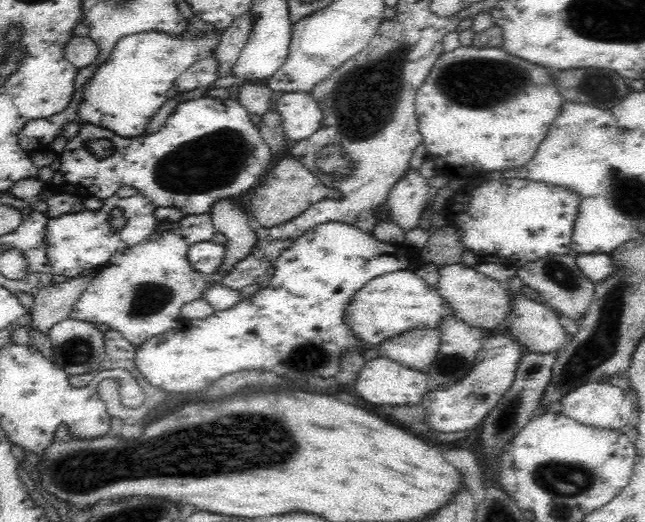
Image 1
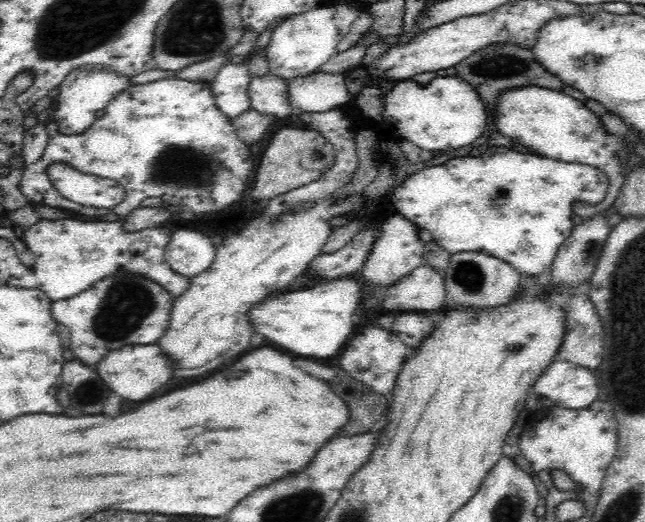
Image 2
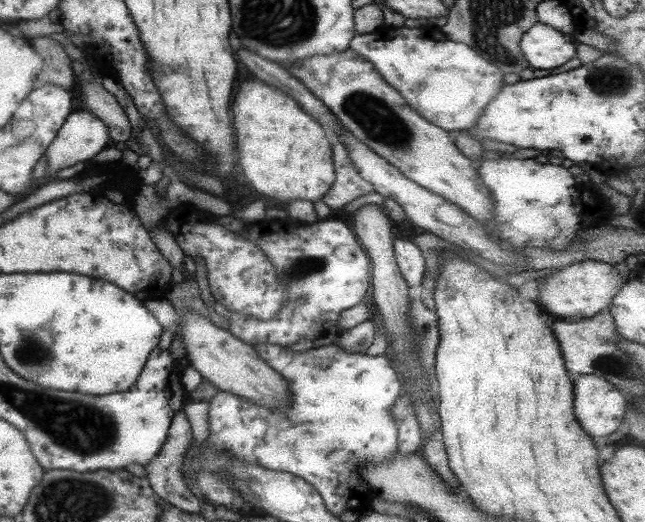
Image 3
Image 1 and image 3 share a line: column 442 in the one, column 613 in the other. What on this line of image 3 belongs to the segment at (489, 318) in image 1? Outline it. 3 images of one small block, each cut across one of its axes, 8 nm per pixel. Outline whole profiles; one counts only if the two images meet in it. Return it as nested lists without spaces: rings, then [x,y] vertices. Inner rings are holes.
[[[583,260],[563,267],[558,273],[539,278],[538,282],[538,304],[544,311],[558,317],[577,316],[582,319],[600,315],[604,309],[609,309],[612,299],[626,283],[613,265],[595,260]]]

